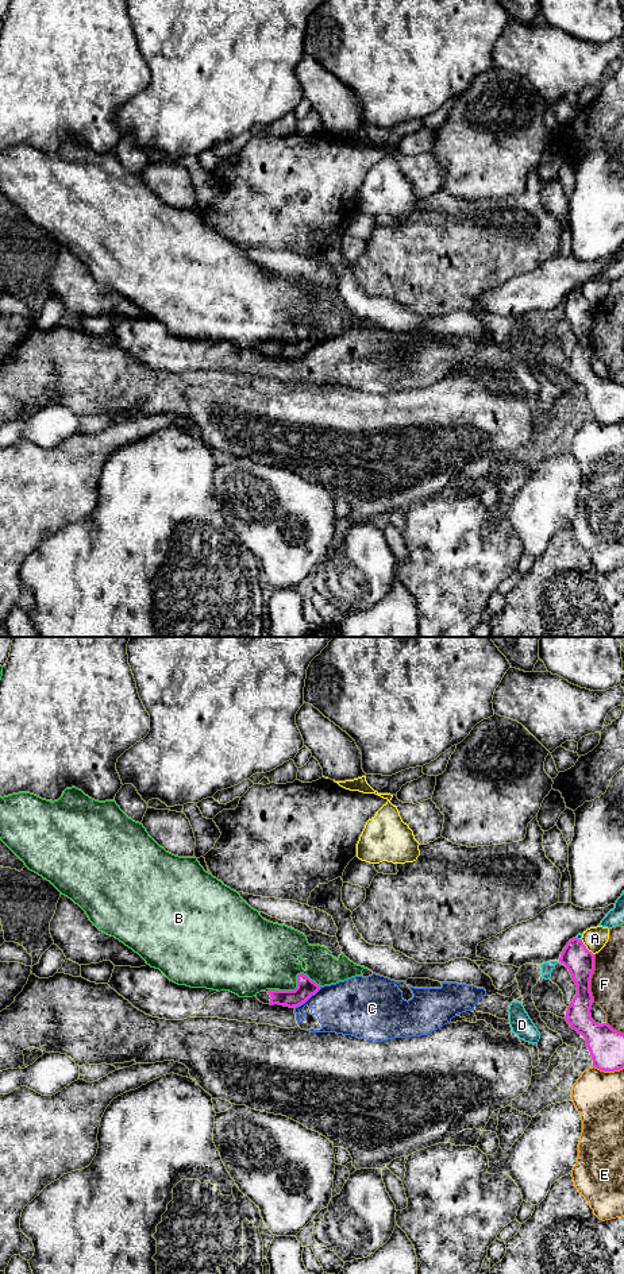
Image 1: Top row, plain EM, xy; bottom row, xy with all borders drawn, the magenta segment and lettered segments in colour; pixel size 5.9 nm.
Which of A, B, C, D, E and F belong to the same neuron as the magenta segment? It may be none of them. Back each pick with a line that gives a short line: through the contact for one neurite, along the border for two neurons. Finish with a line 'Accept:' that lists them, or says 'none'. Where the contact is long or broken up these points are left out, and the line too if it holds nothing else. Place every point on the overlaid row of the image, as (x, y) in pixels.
Accept: none

